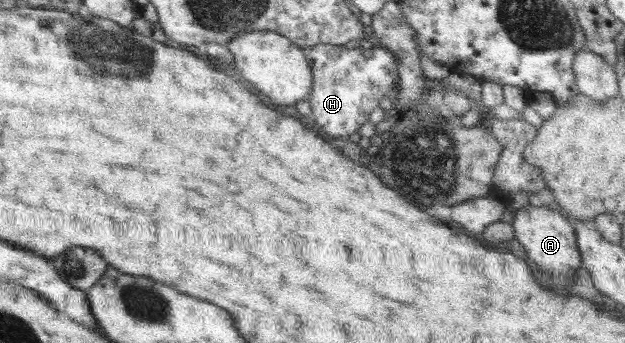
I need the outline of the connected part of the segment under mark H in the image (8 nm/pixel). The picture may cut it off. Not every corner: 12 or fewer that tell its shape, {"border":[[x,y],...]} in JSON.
{"border":[[305,48],[313,118],[348,138],[398,80],[395,55]]}

